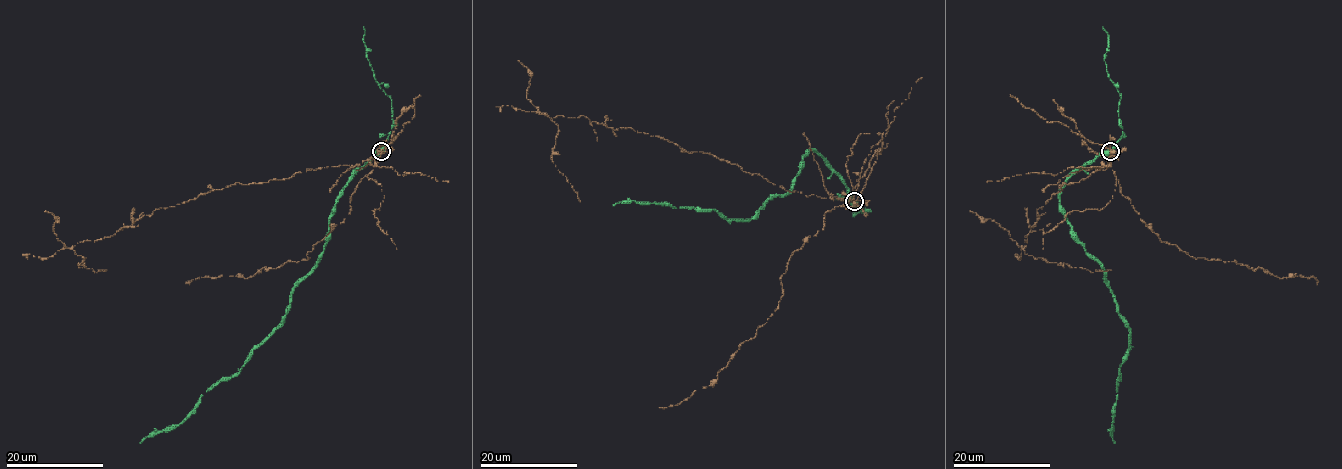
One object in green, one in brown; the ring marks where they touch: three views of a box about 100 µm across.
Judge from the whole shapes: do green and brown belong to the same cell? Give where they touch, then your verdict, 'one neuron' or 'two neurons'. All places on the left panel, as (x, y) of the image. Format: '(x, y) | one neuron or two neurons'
(381, 151) | two neurons

